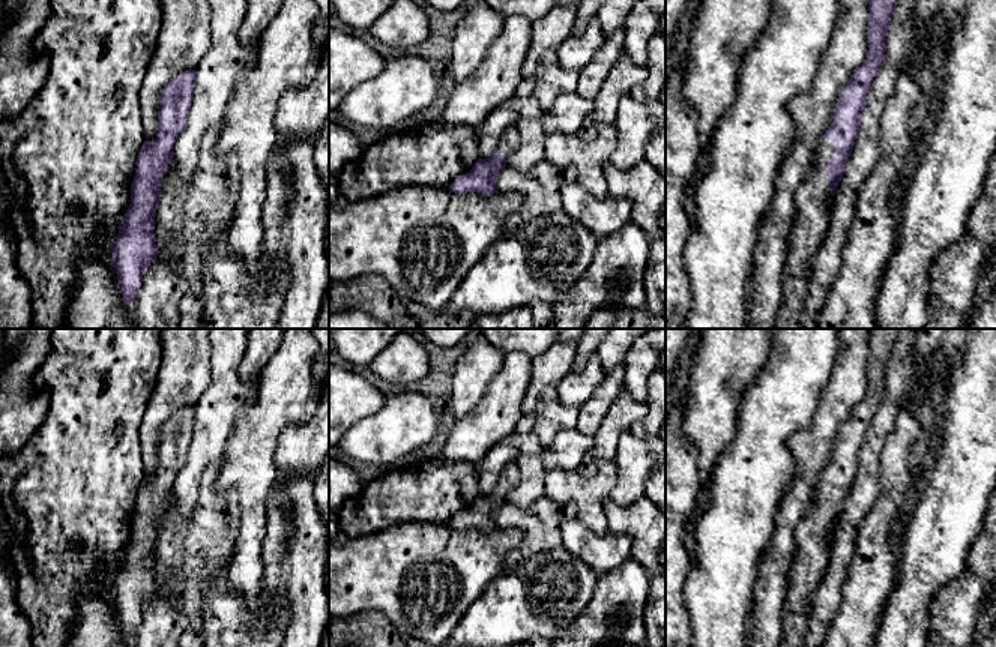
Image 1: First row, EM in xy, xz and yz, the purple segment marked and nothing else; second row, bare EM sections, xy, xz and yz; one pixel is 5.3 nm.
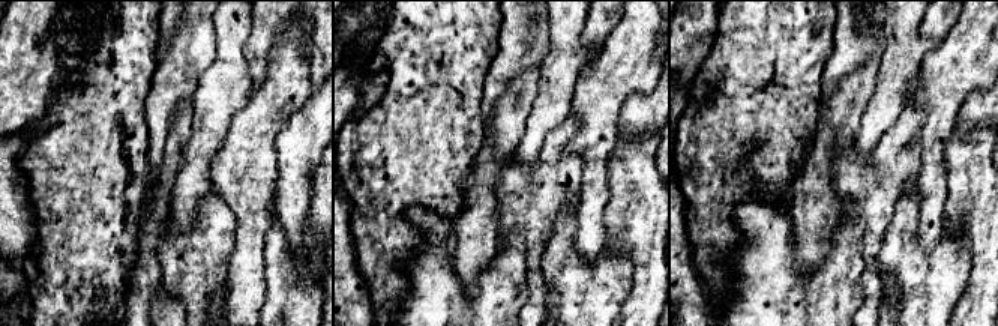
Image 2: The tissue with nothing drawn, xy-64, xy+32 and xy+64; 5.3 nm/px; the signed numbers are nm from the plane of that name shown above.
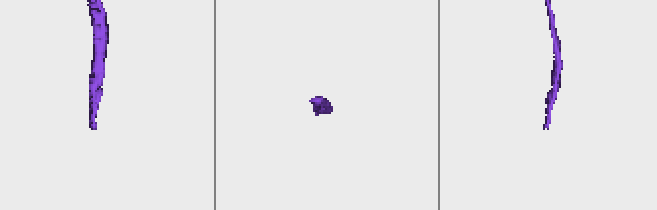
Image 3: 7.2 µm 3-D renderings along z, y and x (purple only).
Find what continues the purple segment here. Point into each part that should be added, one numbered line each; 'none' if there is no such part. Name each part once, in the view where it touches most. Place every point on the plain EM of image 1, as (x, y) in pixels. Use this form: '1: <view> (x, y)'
1: yz (813, 551)

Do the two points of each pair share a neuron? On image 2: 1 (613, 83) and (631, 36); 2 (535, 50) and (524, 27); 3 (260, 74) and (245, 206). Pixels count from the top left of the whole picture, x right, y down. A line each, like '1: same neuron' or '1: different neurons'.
1: same neuron
2: same neuron
3: different neurons

